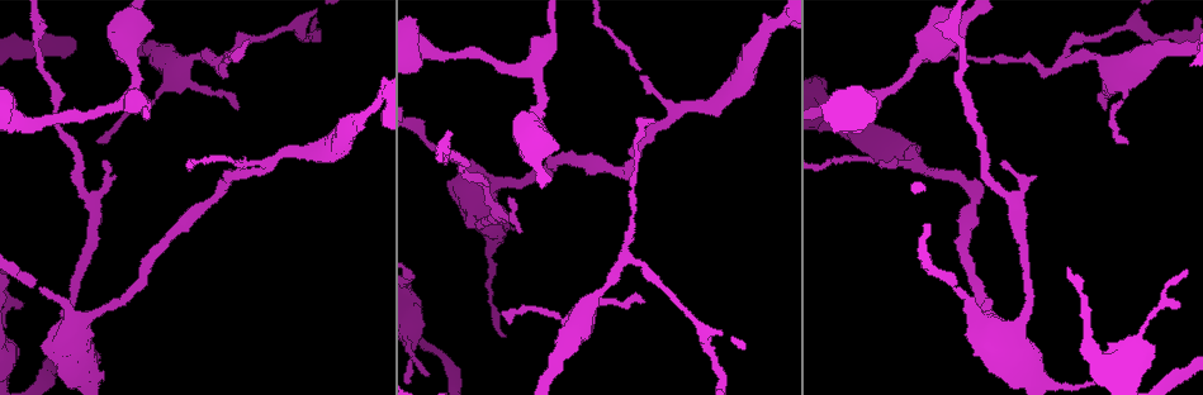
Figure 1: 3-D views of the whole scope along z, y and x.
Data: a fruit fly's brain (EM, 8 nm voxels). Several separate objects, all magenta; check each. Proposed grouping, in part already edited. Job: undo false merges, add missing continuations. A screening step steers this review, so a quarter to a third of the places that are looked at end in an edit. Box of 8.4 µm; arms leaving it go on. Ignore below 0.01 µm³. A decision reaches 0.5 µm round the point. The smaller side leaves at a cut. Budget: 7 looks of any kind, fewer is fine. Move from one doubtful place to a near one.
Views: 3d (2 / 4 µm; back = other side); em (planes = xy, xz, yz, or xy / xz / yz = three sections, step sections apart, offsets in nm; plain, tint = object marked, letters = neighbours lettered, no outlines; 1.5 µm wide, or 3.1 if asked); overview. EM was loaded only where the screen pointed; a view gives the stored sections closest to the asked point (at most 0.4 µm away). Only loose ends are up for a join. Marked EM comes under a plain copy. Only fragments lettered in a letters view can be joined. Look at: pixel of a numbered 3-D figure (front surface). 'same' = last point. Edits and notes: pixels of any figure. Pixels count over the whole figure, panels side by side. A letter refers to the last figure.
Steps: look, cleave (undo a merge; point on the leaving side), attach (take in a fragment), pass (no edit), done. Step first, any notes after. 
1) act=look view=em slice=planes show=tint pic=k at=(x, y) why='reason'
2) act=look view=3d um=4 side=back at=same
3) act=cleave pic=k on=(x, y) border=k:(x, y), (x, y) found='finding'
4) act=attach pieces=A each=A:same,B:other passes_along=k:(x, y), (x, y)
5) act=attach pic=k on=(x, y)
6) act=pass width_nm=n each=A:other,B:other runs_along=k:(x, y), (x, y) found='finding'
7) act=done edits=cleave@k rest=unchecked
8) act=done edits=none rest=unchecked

act=look view=3d um=4 pic=1 at=(495, 235) why='sudden change in width'

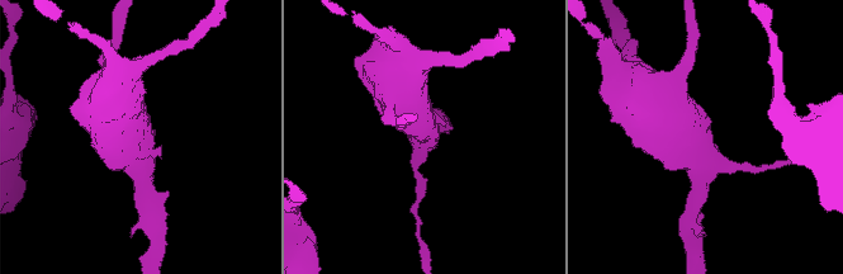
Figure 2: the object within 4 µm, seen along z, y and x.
act=look view=em slice=xy step=8 show=tint pic=2 at=(140, 157)

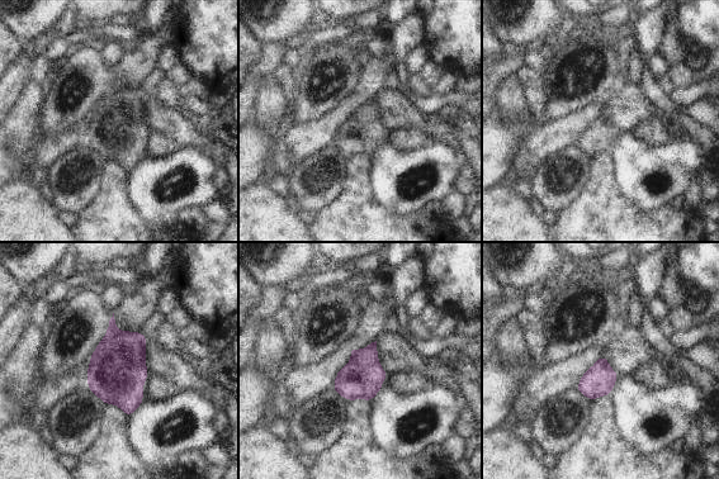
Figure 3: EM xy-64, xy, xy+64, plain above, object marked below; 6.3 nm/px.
act=look view=em slice=planes show=letters at=same why='cut it another way'

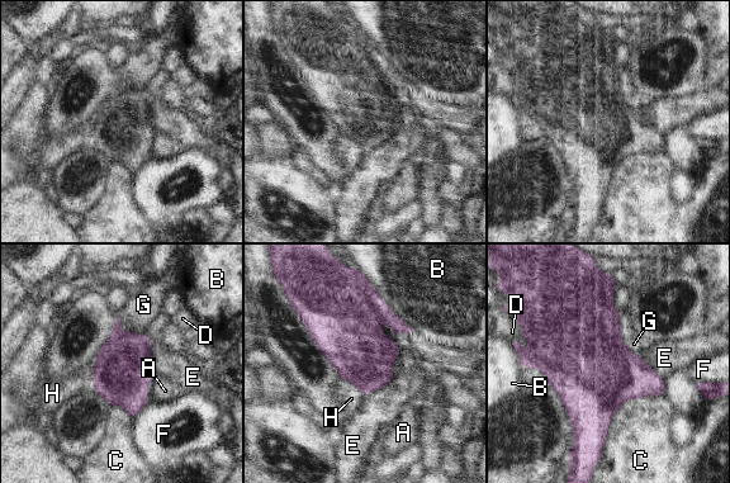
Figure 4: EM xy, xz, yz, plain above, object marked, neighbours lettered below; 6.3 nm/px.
act=pass width_nm=500 each=A:other,B:other,C:other,D:other,E:other,F:other,G:other,H:other border=4:(355, 265), (389, 308), (415, 330) found='all the same neuron'

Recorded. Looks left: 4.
act=look view=3d um=4 side=back pic=1 at=(1062, 60) why='three-way junction'

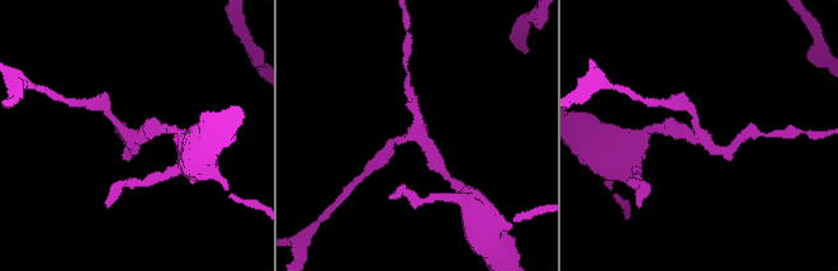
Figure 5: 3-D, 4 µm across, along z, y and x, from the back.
act=look view=em slice=xz step=8 show=tint pic=5 at=(699, 135) arms=3 why='need the tissue'

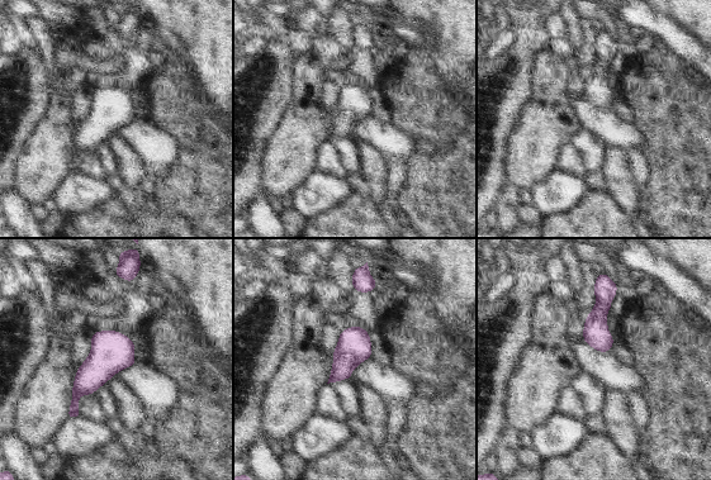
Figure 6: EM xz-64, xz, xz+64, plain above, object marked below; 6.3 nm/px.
act=look view=em slice=yz step=4 show=letters at=same why='cut it another way'

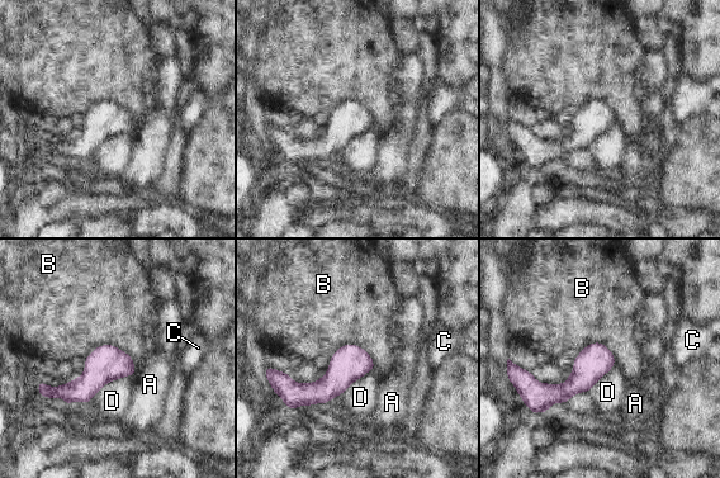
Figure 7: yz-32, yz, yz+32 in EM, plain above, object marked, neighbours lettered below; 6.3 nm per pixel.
act=pass width_nm=220 longest_contact=B:340nm each=A:other,B:other,C:other,D:other found='all the same neuron'

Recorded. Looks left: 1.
act=done edits=none rest=unchecked

